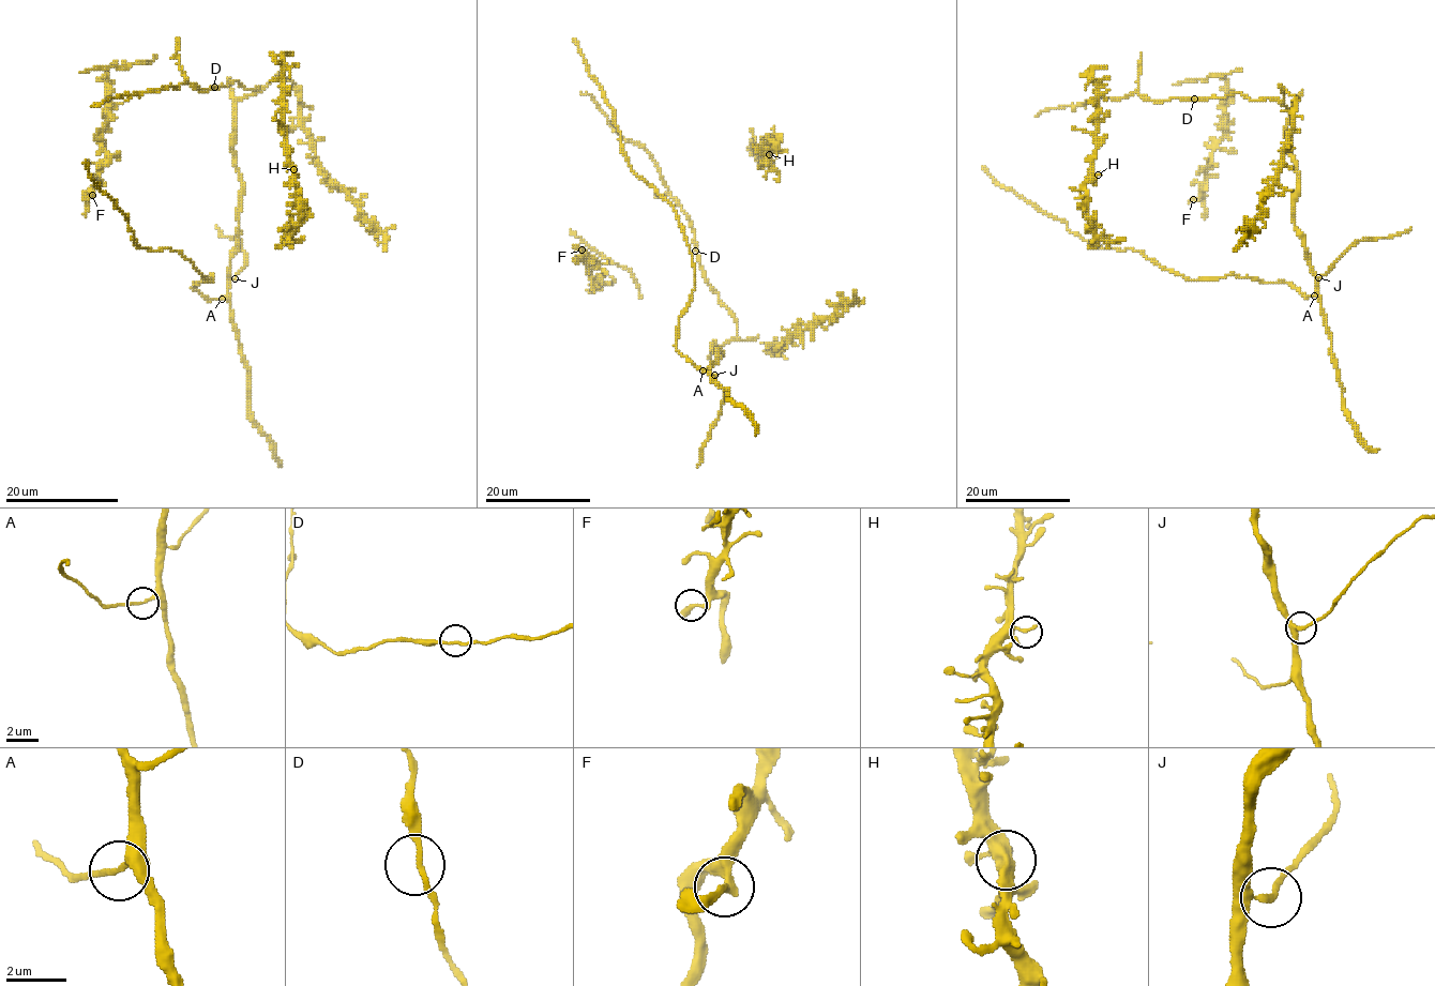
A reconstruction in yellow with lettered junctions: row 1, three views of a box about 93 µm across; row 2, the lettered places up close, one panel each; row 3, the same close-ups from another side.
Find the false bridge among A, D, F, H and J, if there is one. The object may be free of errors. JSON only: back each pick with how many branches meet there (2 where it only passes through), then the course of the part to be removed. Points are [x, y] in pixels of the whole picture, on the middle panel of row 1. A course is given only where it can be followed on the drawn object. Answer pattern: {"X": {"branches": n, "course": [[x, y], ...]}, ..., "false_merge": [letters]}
{"false_merge": []}

